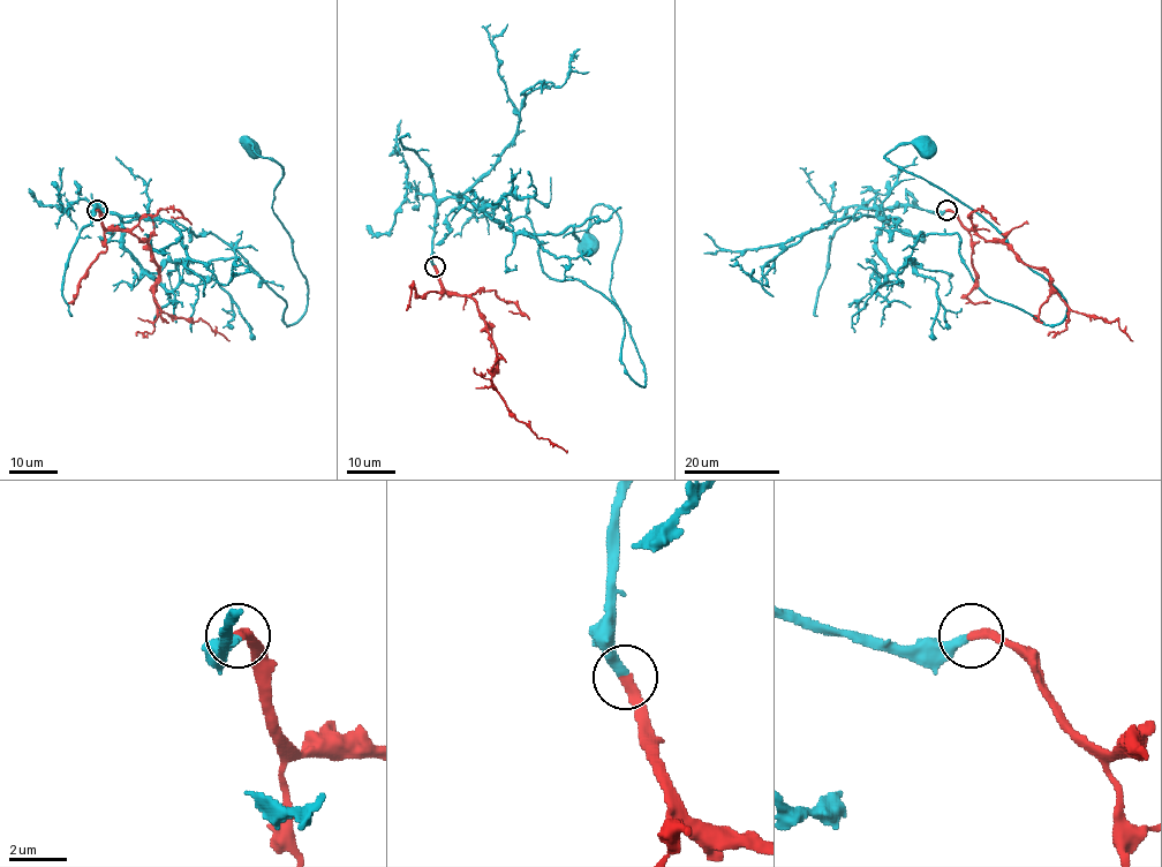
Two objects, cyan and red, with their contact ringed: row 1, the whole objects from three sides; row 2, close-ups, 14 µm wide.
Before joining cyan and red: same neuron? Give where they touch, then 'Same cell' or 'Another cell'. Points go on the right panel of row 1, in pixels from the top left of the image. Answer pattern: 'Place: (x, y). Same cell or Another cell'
Place: (947, 210). Same cell

